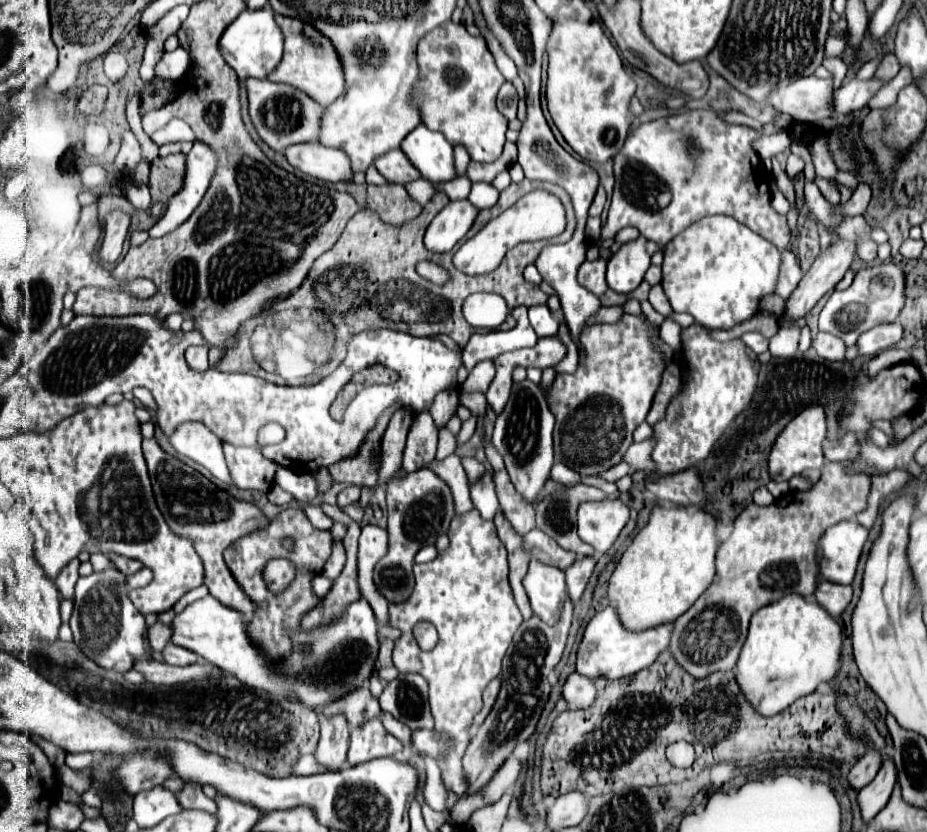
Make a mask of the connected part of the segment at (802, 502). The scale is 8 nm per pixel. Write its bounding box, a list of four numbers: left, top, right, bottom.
[669,462,869,678]

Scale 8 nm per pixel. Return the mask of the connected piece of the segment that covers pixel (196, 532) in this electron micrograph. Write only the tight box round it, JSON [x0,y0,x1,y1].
[143,438,271,616]

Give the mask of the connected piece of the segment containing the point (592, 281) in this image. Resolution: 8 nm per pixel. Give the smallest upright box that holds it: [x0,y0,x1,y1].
[579,256,607,296]

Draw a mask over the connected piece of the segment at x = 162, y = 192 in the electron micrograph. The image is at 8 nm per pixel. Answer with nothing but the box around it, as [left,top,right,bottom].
[149,153,185,204]

